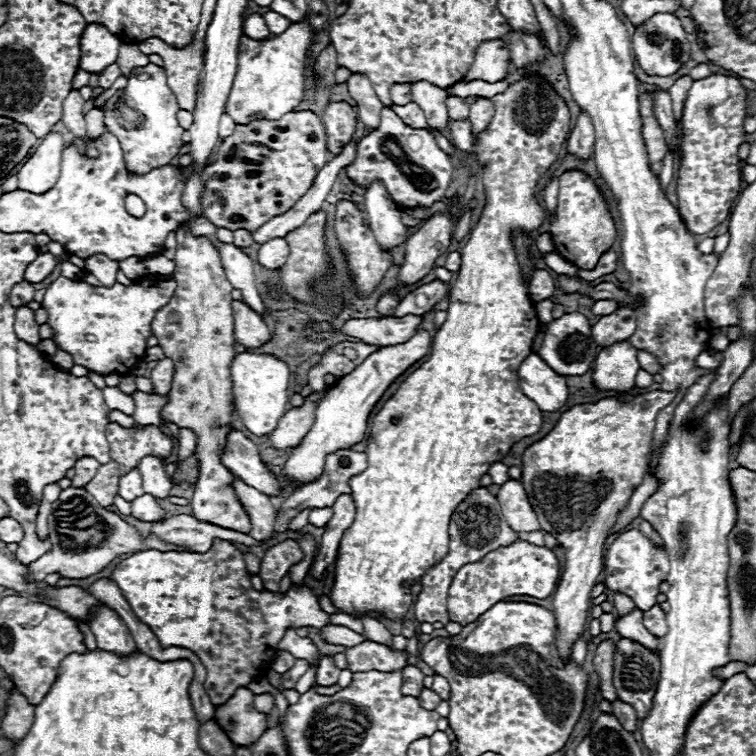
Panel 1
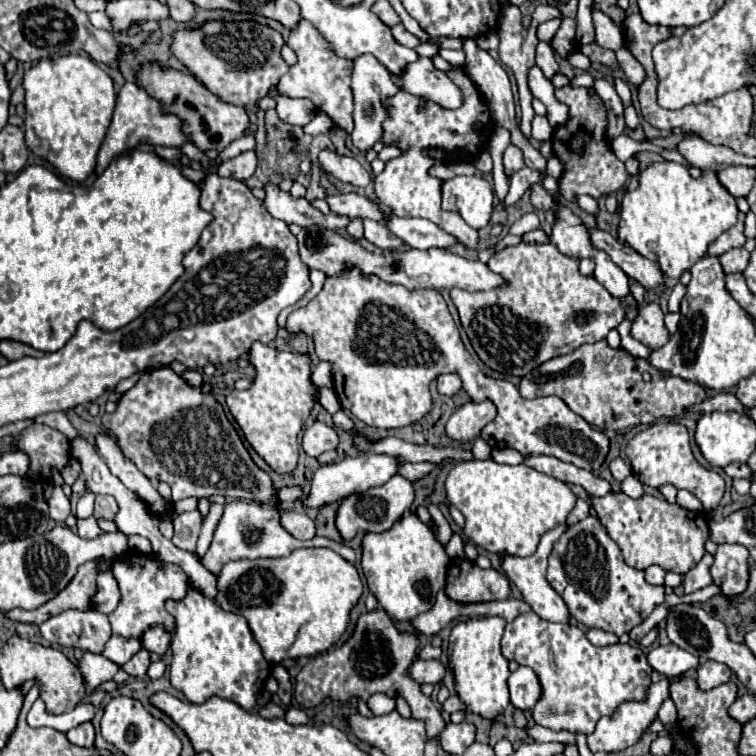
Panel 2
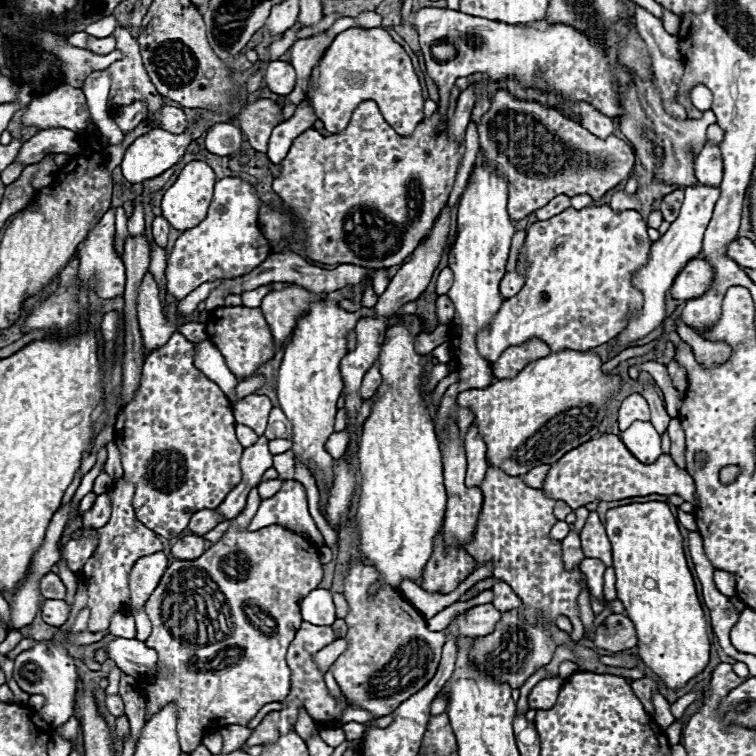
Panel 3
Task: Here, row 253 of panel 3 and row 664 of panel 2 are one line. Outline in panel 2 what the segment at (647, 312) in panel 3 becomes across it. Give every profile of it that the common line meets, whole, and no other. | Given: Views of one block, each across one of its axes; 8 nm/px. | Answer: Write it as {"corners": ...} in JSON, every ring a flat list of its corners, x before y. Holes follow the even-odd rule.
{"corners":[[674,644,652,648,648,654,648,662,656,672,660,672,666,678,684,676,696,670,700,664,696,656,692,656,690,652,684,652,682,648,676,648]]}

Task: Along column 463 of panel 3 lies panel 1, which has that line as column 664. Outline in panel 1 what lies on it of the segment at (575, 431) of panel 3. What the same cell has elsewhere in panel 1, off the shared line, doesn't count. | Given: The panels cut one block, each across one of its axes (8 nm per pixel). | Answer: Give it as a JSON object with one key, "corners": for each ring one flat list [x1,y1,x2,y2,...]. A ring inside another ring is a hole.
{"corners":[[648,392,632,400,602,398,596,404,578,404,566,410,558,424,538,442,528,446,522,454,522,486,526,490,528,502,536,512,538,524,544,532,552,534,566,552,564,572,554,590,554,618,558,624,558,648,564,656,570,654,572,642,584,632,590,610,590,590,594,588,602,568,604,568,604,542,614,528,618,514,626,508,632,492,642,484,648,454,652,446,654,420,658,410,674,400,674,392]]}

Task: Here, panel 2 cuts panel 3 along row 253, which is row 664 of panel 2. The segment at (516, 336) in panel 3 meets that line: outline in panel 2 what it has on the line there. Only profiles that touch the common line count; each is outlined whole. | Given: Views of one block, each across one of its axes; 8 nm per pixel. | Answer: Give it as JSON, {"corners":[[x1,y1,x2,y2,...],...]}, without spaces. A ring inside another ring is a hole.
{"corners":[[532,610,506,624,502,654,536,672,542,684,542,698,532,710,534,722,550,730,590,734,600,716,610,716,622,702,646,700,652,666,646,654,632,644,598,648,590,644,584,630,570,624,542,620]]}

